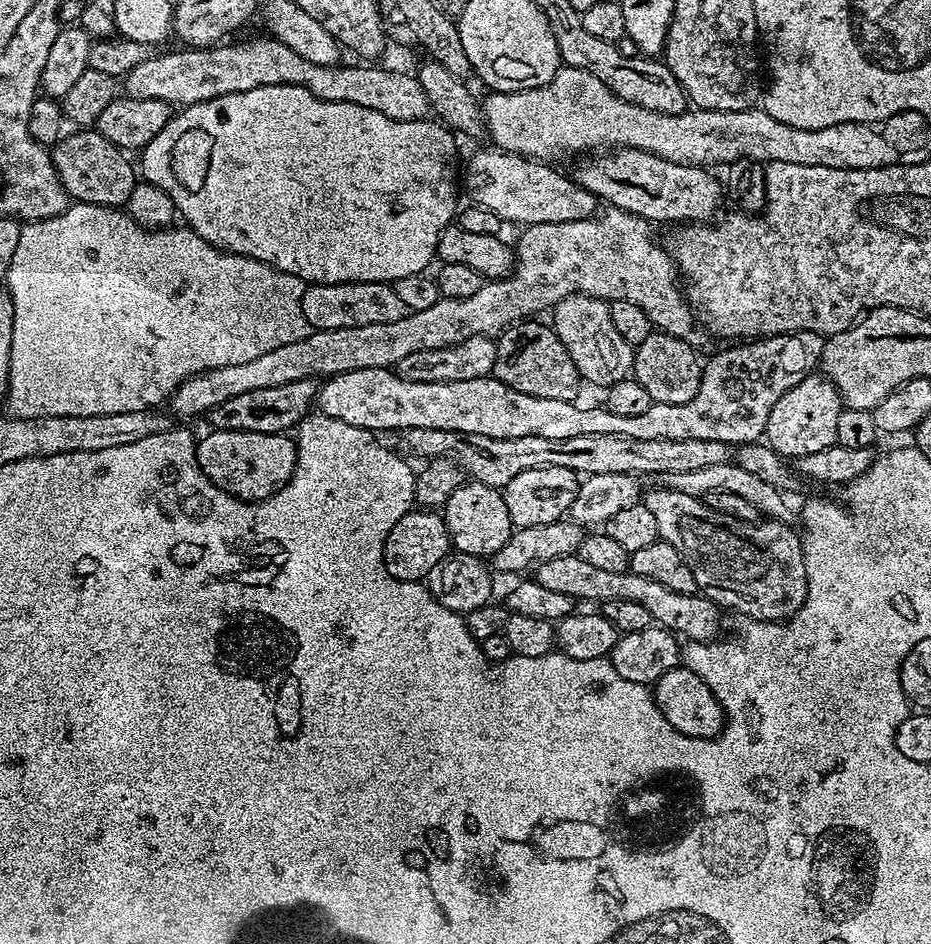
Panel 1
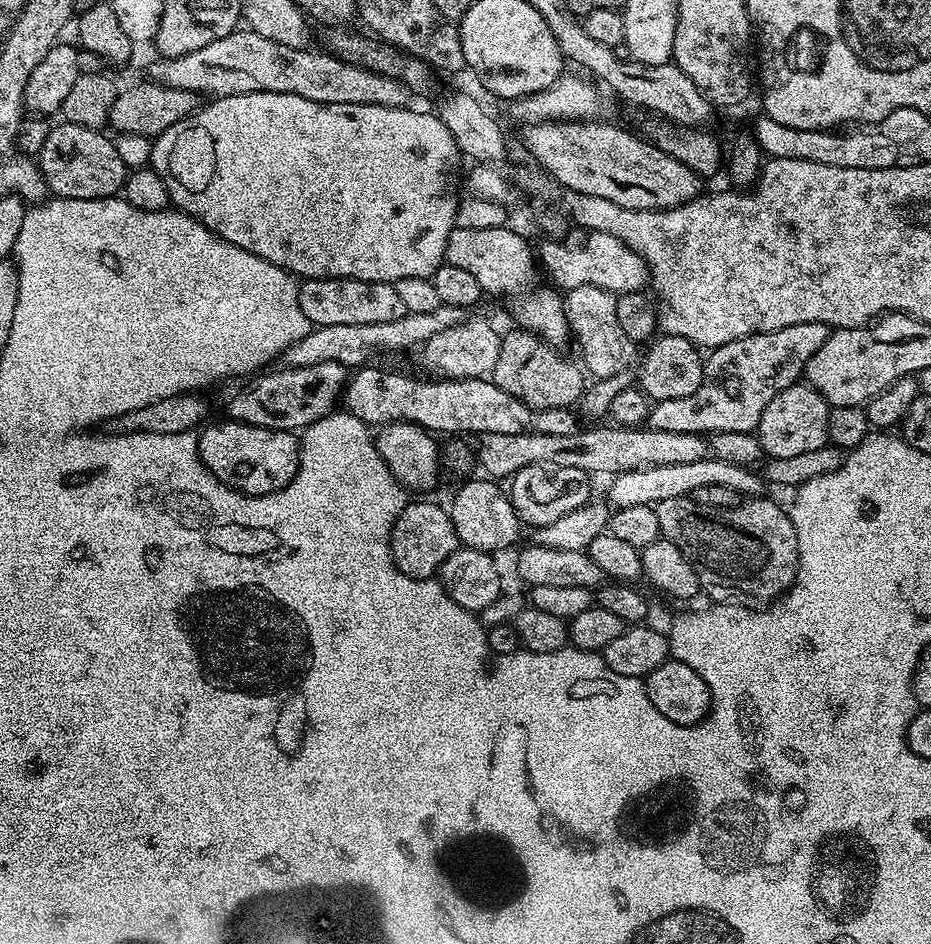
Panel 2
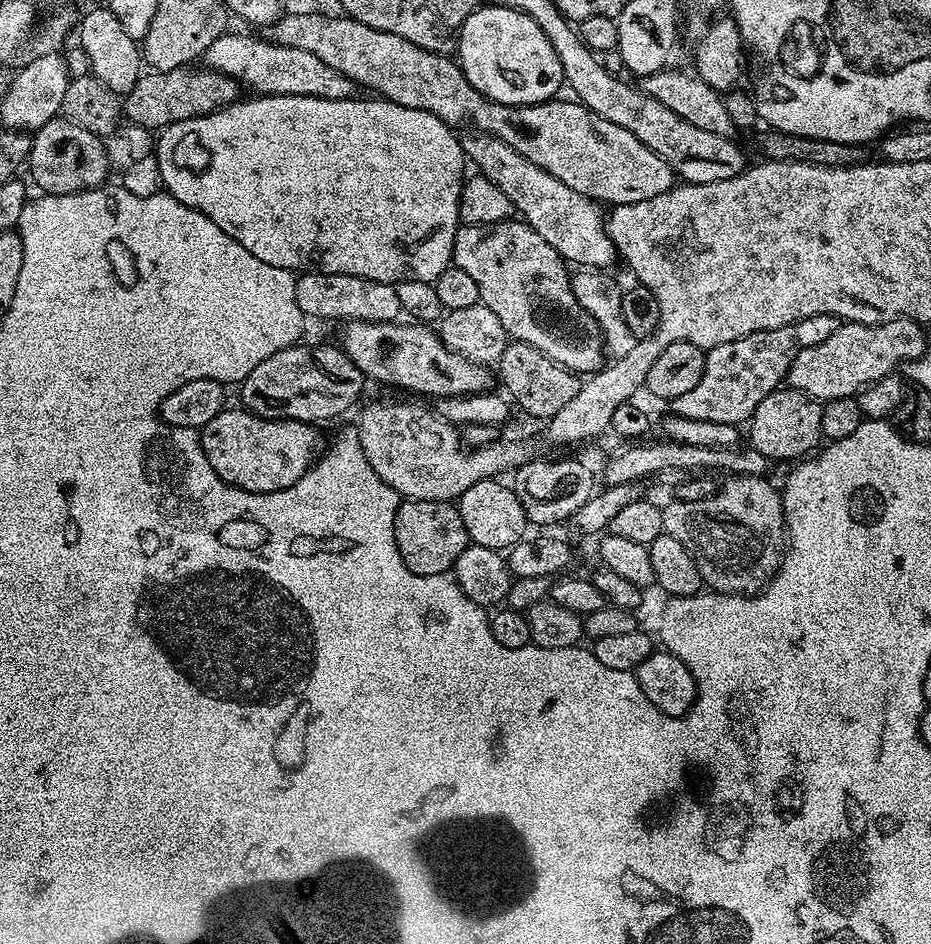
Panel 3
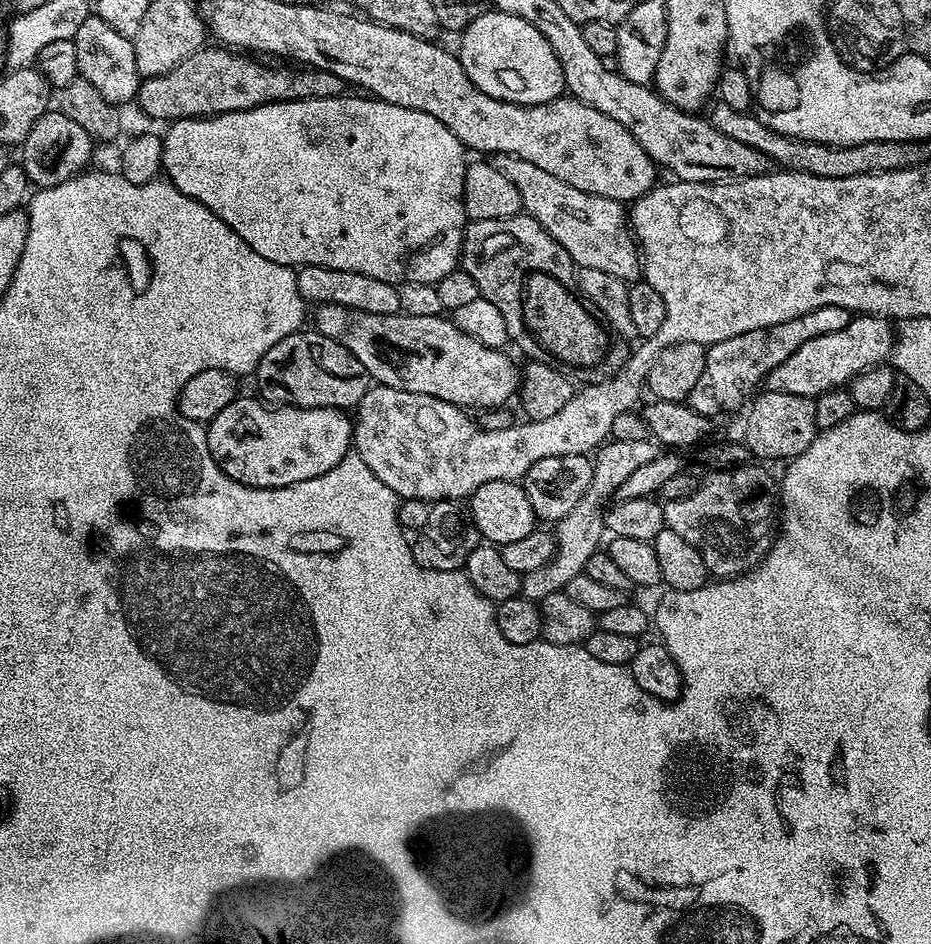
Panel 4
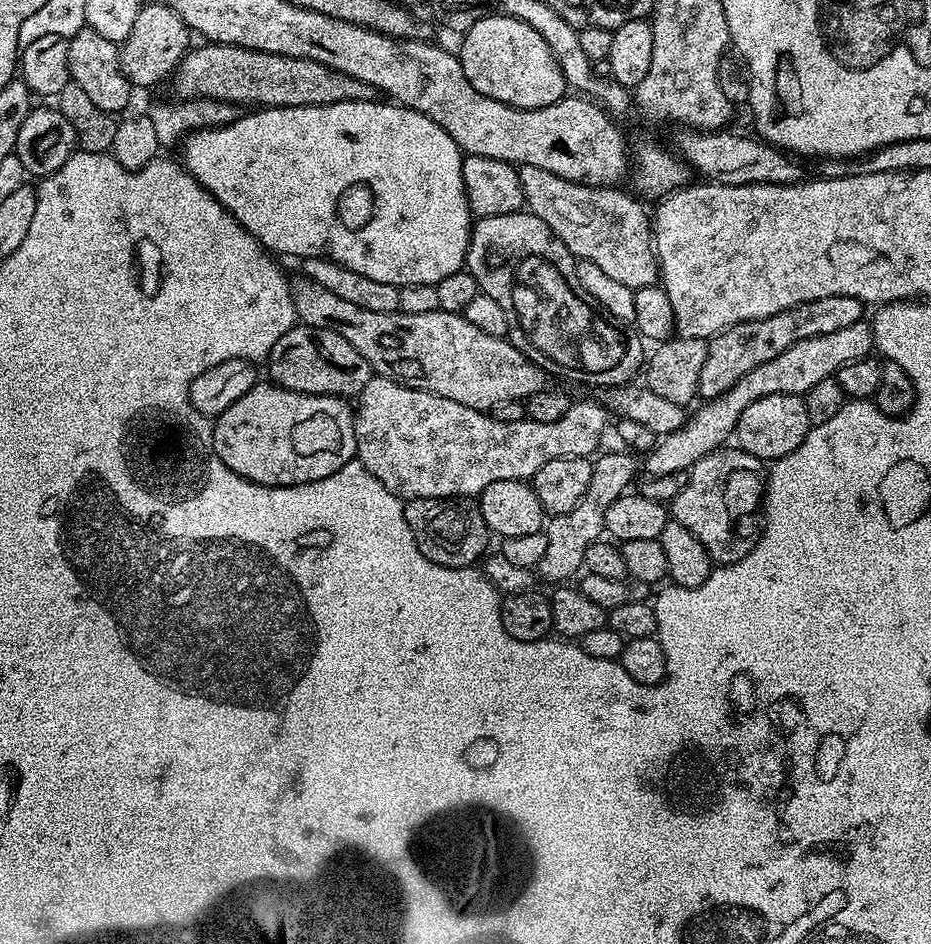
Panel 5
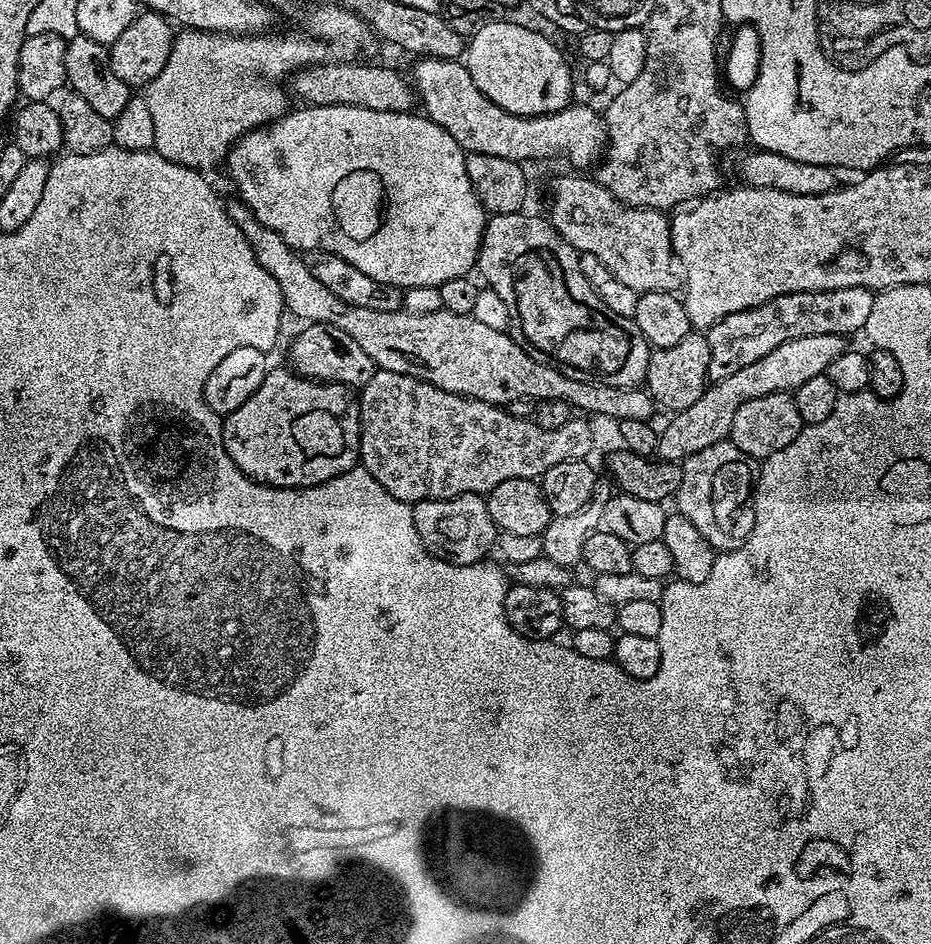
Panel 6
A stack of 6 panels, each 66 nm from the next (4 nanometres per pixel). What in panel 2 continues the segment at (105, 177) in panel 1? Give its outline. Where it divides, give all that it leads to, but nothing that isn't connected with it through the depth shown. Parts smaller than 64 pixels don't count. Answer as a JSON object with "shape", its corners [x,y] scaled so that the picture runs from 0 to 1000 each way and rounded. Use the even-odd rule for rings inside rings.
{"shape":[[[64,129],[64,132],[53,135],[49,151],[45,154],[41,166],[43,183],[47,185],[47,192],[52,202],[57,209],[67,212],[100,212],[101,210],[114,210],[124,208],[132,200],[140,178],[133,175],[129,161],[112,145],[107,138],[95,137],[92,133]]]}

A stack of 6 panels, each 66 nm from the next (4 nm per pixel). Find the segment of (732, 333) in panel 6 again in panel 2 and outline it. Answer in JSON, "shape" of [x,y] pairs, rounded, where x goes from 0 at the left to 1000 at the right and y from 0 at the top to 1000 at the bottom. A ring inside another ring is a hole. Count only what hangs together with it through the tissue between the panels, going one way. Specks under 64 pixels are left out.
{"shape":[[[857,341],[857,345],[811,352],[764,370],[756,381],[754,409],[737,422],[704,425],[696,433],[695,452],[751,462],[766,458],[811,458],[827,422],[840,417],[840,413],[863,399],[866,383],[887,362],[890,351],[883,341]]]}

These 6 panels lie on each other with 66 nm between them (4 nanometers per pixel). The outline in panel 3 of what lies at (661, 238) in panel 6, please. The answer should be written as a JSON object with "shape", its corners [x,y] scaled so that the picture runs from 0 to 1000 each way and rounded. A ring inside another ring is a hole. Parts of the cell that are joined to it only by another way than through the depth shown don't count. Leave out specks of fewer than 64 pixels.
{"shape":[[[499,143],[496,148],[499,166],[516,177],[512,178],[515,185],[524,188],[548,210],[563,236],[578,244],[578,249],[586,252],[607,278],[627,286],[653,286],[657,279],[663,279],[664,268],[649,242],[651,229],[641,213],[621,206],[621,201],[612,201],[608,193],[599,193],[595,184],[586,184],[574,172],[561,167],[552,155],[544,155],[544,150],[530,144],[506,143]]]}

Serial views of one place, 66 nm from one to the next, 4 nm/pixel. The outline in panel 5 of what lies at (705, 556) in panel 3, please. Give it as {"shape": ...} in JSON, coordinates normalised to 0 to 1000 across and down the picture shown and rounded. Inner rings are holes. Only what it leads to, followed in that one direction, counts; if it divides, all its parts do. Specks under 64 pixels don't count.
{"shape":[[[779,472],[770,479],[758,481],[758,485],[754,485],[741,497],[730,522],[720,532],[720,547],[733,557],[737,557],[737,561],[741,561],[741,566],[745,566],[750,574],[754,574],[754,578],[770,599],[791,597],[809,577],[807,571],[802,572],[797,565],[791,564],[791,554],[798,547],[806,546],[811,538],[813,541],[817,537],[822,516],[822,488],[814,486],[810,481],[798,479],[794,472]]]}

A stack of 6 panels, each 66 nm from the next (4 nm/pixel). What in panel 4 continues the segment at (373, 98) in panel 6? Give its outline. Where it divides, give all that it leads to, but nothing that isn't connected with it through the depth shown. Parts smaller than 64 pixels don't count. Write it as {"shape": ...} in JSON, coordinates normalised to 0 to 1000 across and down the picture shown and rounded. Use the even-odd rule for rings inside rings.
{"shape":[[[220,49],[214,51],[204,61],[191,66],[187,74],[178,78],[160,81],[151,84],[150,97],[145,104],[145,109],[150,110],[150,114],[163,127],[176,127],[184,129],[187,127],[209,127],[221,123],[237,123],[244,119],[255,119],[256,117],[269,117],[282,110],[298,110],[308,106],[345,106],[346,104],[359,104],[371,96],[372,90],[363,83],[363,78],[354,78],[345,72],[323,71],[322,76],[295,76],[292,72],[287,72],[284,68],[278,68],[278,63],[266,57],[259,57],[253,53],[246,53],[241,49]]]}

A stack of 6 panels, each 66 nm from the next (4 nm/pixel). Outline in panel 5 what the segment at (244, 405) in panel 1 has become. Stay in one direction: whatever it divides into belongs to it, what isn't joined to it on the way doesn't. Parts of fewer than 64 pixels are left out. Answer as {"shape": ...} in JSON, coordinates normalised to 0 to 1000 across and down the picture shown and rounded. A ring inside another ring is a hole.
{"shape":[[[319,342],[299,362],[286,379],[287,401],[313,415],[338,419],[378,422],[388,415],[402,397],[397,383],[359,350],[346,350],[332,343]]]}

